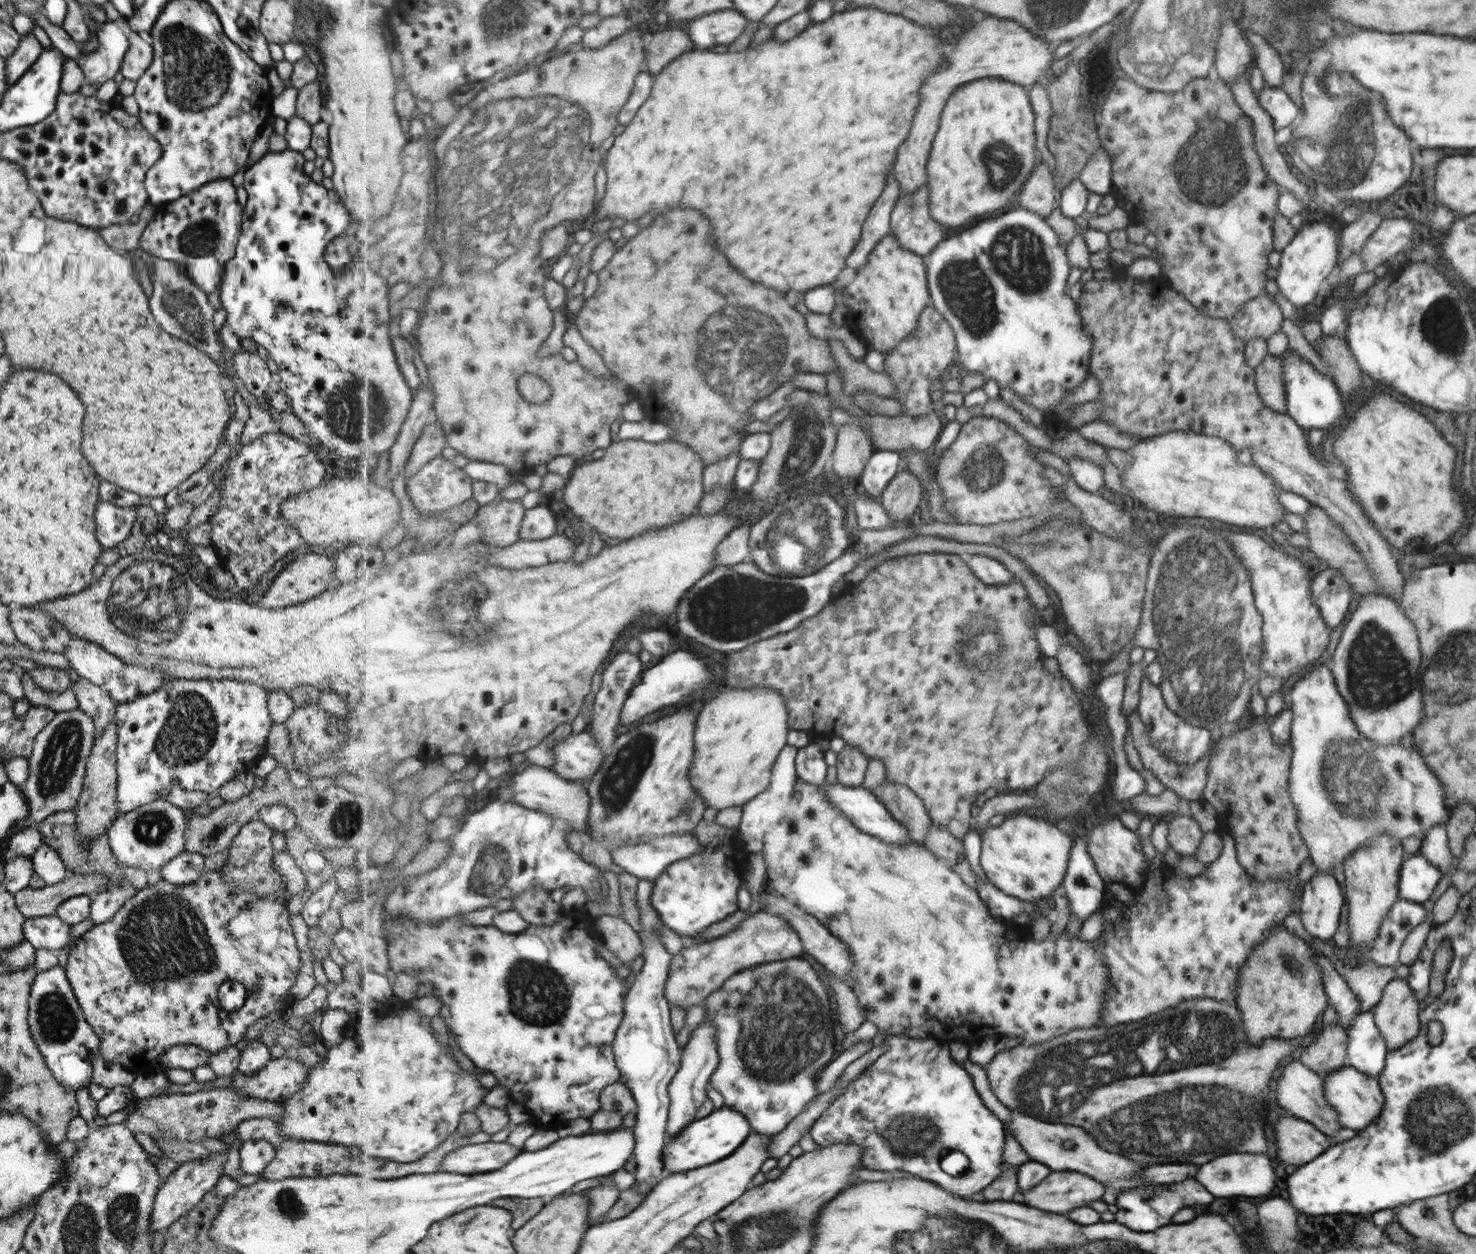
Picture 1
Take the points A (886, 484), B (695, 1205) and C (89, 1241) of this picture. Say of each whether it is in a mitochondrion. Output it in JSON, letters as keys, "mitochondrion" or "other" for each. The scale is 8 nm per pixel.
{"A":"other","B":"other","C":"mitochondrion"}

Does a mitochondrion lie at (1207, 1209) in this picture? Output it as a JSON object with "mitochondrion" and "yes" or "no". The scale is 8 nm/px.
{"mitochondrion":"no"}

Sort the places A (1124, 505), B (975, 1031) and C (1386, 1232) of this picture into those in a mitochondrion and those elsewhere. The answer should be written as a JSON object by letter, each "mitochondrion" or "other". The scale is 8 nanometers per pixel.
{"A":"other","B":"other","C":"other"}

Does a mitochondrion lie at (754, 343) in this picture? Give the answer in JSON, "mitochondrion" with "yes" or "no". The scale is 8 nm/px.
{"mitochondrion":"yes"}

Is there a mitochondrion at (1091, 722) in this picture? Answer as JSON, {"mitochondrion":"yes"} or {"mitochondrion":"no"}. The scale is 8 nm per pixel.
{"mitochondrion":"no"}

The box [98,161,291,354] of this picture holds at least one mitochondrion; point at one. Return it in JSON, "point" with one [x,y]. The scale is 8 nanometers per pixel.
{"point":[180,304]}

